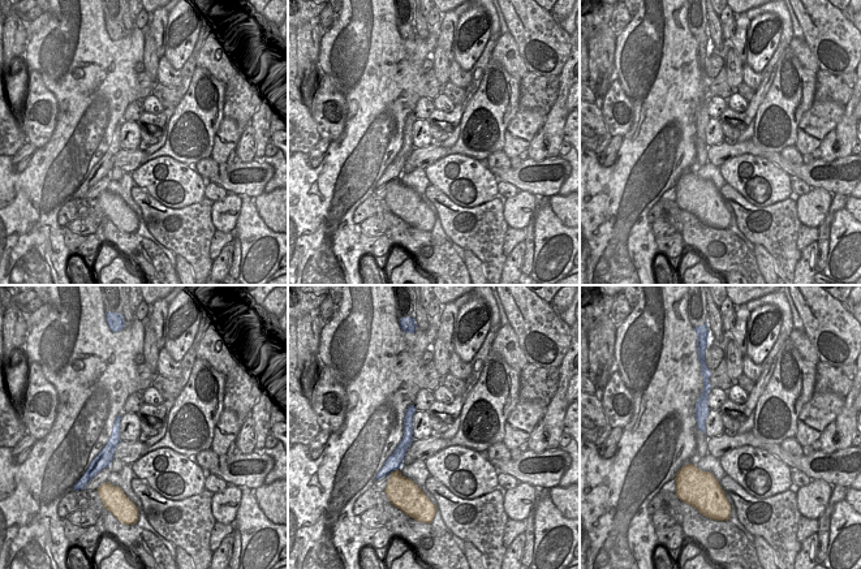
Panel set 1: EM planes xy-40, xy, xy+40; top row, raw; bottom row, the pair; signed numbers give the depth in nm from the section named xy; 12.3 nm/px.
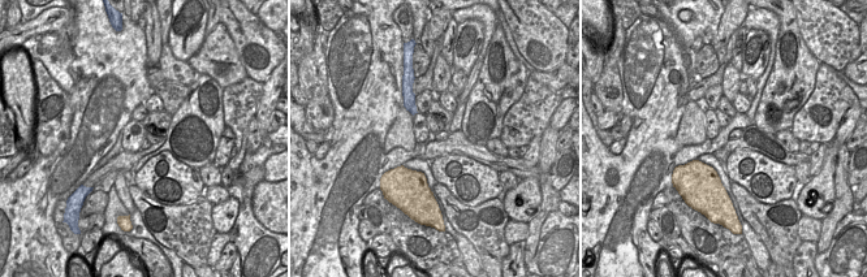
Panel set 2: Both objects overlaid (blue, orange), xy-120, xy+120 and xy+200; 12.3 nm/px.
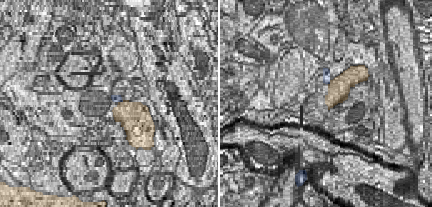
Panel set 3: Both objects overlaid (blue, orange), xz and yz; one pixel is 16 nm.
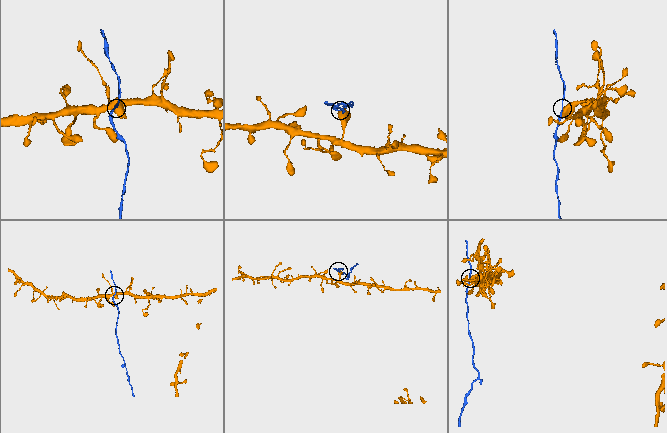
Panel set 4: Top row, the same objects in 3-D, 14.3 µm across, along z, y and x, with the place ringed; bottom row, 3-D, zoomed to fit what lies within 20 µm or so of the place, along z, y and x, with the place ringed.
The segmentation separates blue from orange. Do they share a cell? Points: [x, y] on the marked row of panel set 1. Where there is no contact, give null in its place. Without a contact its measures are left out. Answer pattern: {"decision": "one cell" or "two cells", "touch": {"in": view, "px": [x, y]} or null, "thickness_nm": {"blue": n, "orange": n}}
{"decision": "two cells", "touch": {"in": "xy", "px": [394, 470]}, "thickness_nm": {"blue": 200, "orange": 340}}

